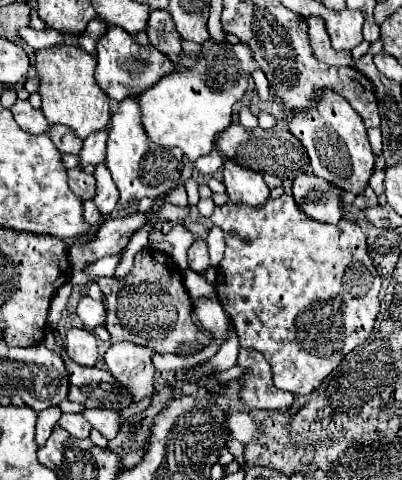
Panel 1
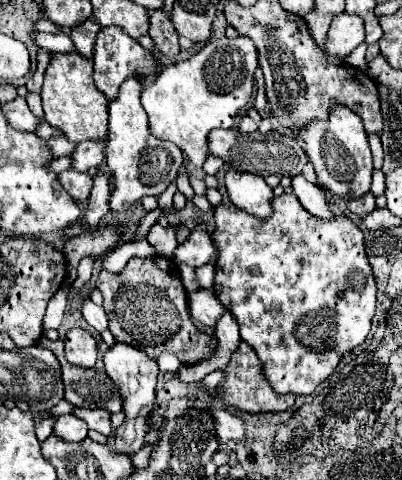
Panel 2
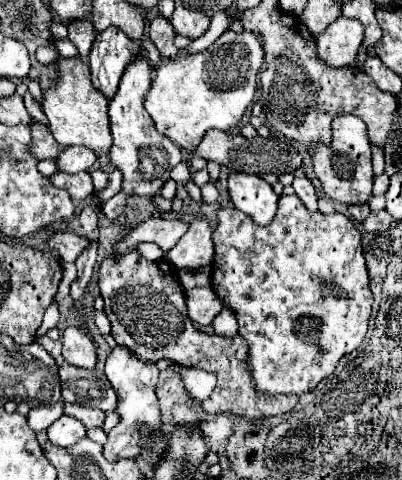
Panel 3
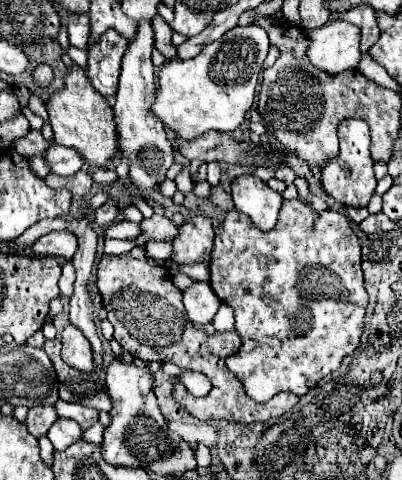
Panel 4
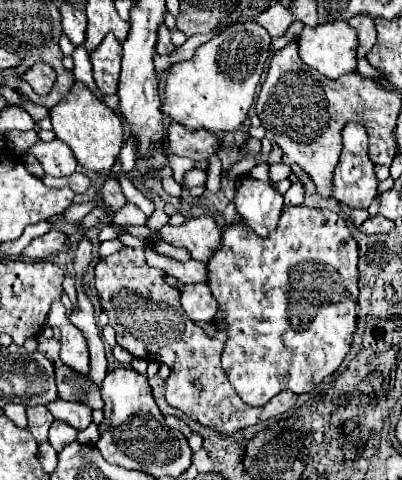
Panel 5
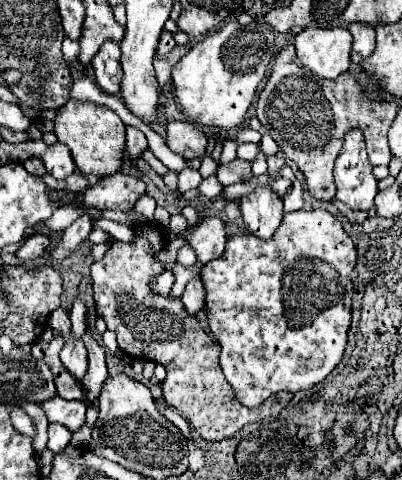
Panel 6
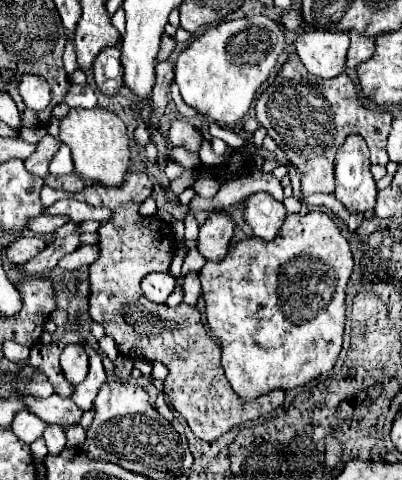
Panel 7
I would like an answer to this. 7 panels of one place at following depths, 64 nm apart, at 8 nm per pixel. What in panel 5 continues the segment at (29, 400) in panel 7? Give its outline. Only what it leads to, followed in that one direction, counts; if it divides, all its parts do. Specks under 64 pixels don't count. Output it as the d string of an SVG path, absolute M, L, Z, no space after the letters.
M54 400L48 404L48 412L60 420L70 424L76 430L84 430L90 422L92 422L92 408L88 408L86 404L80 402L64 402L64 400Z

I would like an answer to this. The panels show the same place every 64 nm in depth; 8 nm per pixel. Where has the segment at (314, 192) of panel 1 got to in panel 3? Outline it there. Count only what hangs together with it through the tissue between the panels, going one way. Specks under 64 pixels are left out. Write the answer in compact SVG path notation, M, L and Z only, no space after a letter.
M296 176L294 178L294 190L296 190L296 196L308 206L308 210L318 210L316 206L316 192L314 192L314 186L312 182L306 178L306 176Z

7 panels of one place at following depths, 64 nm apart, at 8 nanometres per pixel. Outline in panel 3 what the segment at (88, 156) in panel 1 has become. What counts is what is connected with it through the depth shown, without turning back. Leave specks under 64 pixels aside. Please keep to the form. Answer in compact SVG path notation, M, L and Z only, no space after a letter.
M68 146L56 156L56 166L64 174L76 174L76 172L90 170L94 162L96 162L96 156L88 152L88 148L80 148L80 146Z

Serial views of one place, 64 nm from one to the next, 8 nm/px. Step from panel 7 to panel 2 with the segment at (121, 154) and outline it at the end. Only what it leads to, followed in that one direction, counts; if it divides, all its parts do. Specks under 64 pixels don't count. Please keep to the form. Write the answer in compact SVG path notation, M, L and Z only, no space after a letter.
M78 52L54 54L46 68L40 96L46 122L58 128L70 142L108 142L108 98L94 86L92 62L88 58L82 58Z

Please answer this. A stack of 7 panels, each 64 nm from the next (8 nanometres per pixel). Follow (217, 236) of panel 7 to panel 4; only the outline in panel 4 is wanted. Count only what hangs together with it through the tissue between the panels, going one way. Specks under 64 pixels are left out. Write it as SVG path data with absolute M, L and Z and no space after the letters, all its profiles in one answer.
M192 216L180 226L180 232L174 236L174 258L178 264L192 262L210 262L210 252L214 246L214 226L208 216Z

